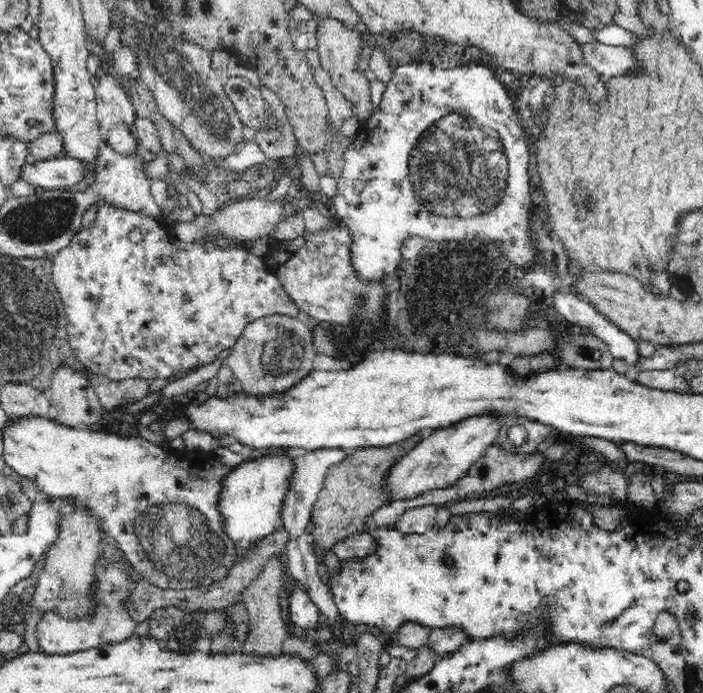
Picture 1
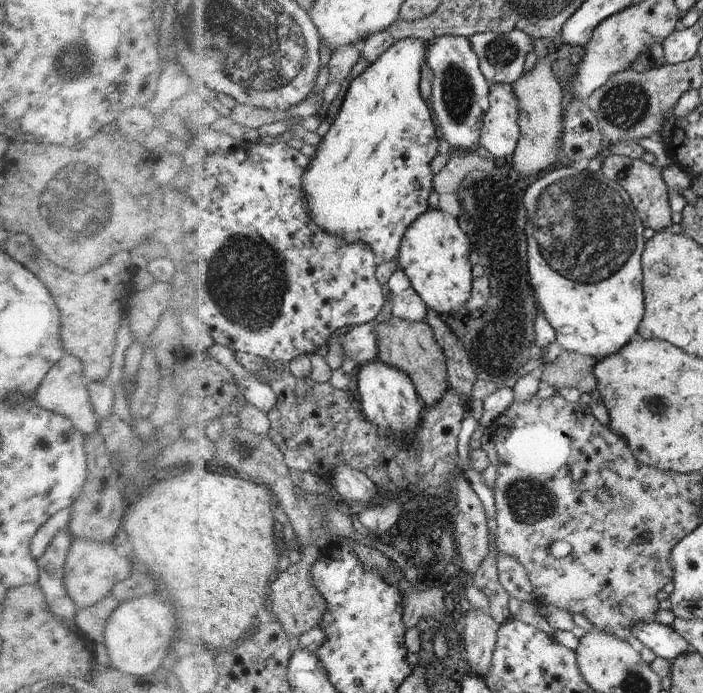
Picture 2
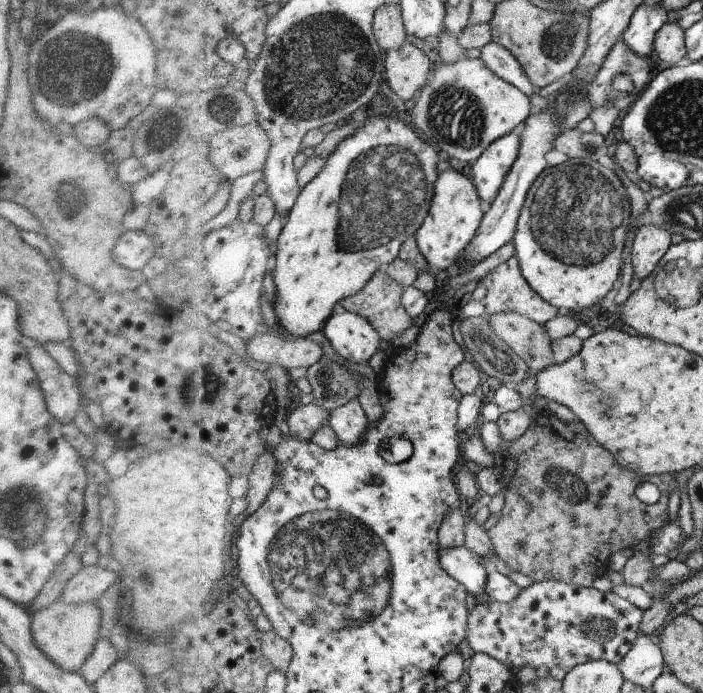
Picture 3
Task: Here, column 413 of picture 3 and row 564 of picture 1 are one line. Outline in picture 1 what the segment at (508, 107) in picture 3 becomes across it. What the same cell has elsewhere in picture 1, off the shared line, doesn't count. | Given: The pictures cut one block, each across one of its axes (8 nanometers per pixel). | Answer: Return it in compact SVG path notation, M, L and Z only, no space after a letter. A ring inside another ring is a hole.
M111 563L105 568L105 574L99 578L99 612L94 619L86 622L68 622L60 616L51 612L45 612L43 618L37 623L36 637L41 647L41 652L47 655L70 654L86 650L88 648L98 648L102 644L122 642L133 635L136 622L126 617L124 611L118 607L120 600L128 596L128 589L134 586L135 576L129 571L125 563Z

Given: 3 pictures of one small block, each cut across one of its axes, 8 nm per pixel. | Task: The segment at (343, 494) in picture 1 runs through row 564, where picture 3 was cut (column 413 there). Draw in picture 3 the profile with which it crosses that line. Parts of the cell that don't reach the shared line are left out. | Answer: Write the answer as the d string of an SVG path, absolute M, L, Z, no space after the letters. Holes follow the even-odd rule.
M386 269L379 271L371 283L354 297L342 302L344 309L348 312L354 312L369 319L370 323L381 332L381 336L386 341L392 343L394 338L399 338L414 325L414 318L405 308L402 298L405 297L405 287L397 282Z

